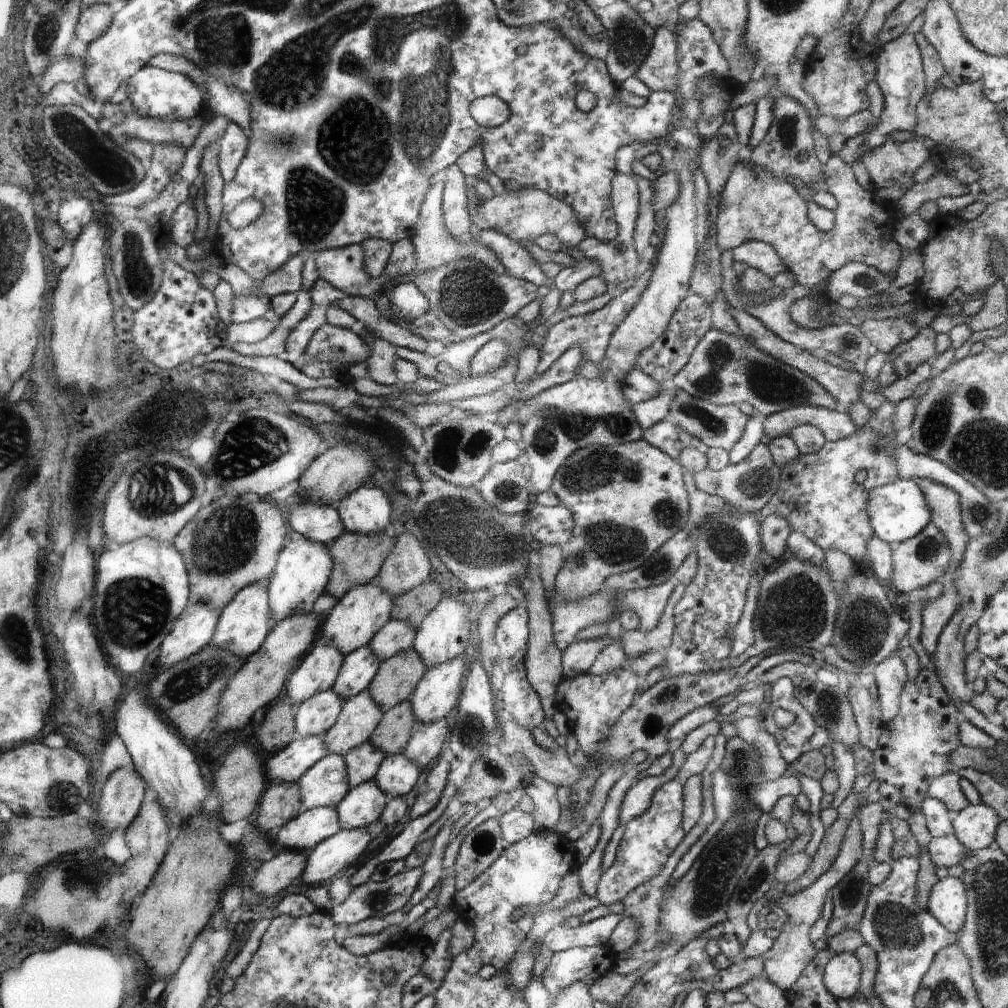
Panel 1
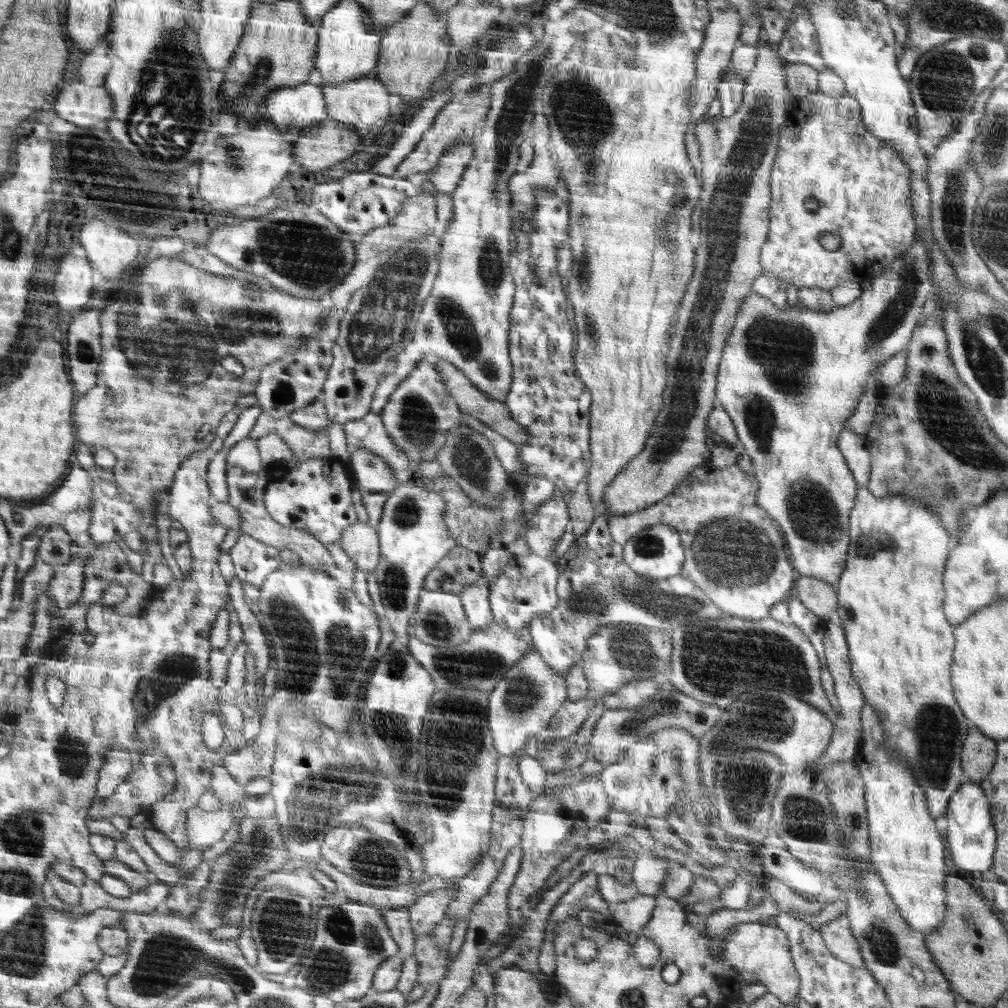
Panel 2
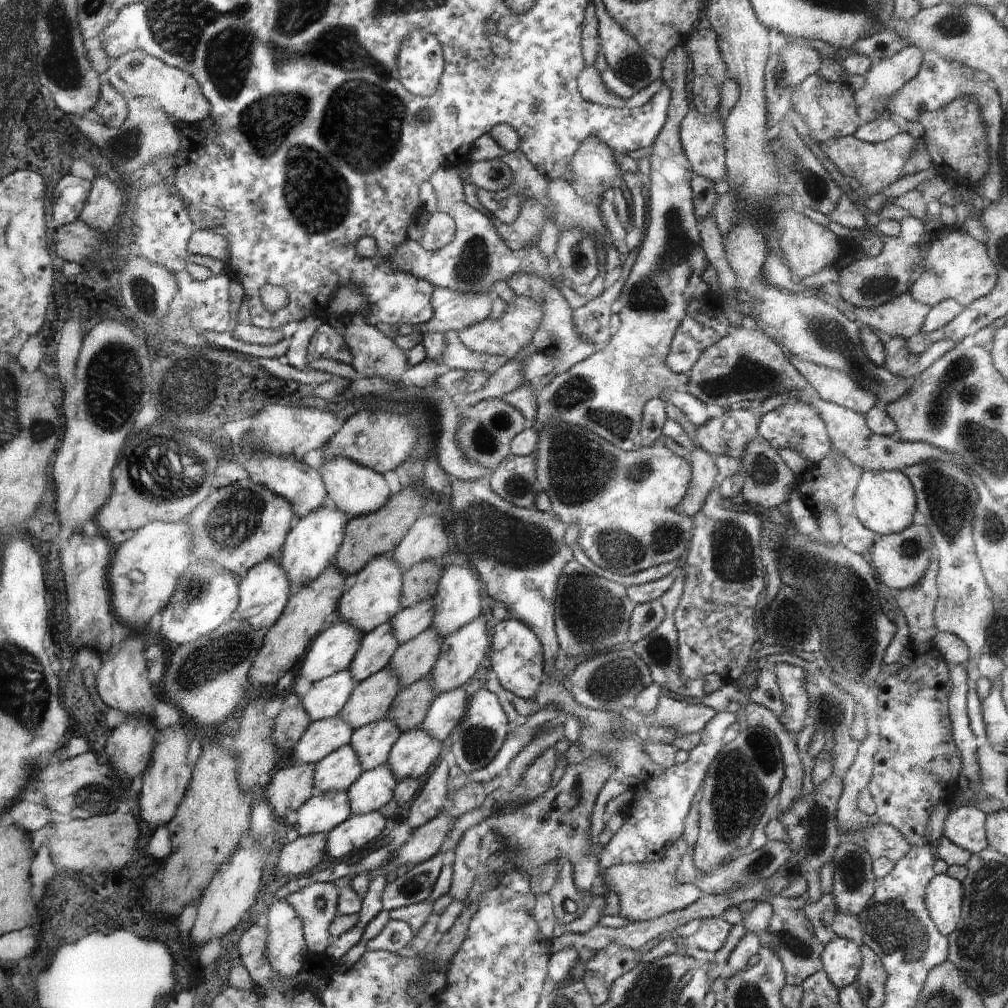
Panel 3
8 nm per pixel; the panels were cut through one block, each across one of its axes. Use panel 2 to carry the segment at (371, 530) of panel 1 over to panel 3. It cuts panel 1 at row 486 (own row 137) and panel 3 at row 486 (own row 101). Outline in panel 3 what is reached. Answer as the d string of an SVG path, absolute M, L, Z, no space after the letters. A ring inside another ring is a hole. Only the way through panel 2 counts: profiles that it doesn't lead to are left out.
M335 457L320 466L325 487L329 490L331 504L346 514L346 517L360 517L376 513L384 508L392 496L388 484L381 473L345 457Z

